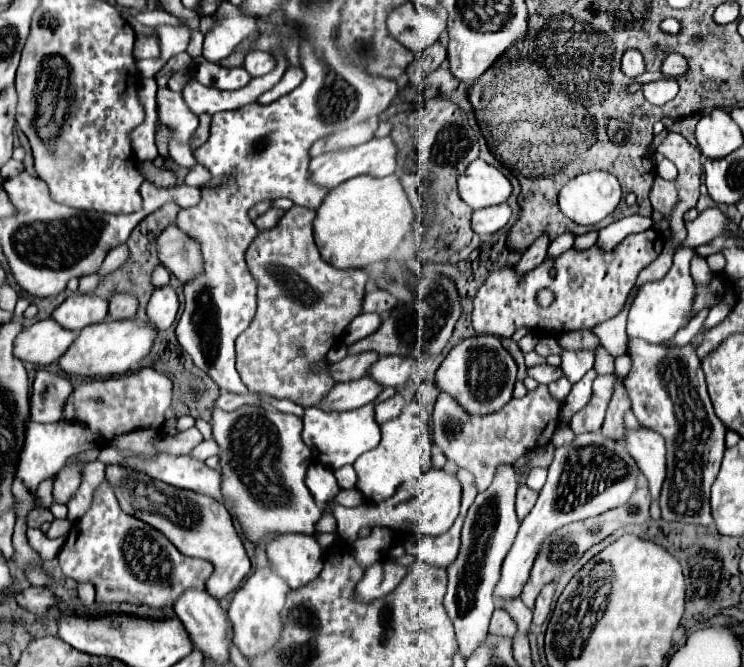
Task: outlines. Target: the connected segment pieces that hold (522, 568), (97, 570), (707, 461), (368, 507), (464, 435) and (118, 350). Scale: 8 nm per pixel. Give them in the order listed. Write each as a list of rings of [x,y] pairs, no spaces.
[[[601,432],[577,434],[571,444],[559,446],[549,466],[549,476],[539,494],[539,500],[533,510],[521,520],[513,548],[503,560],[501,580],[497,582],[493,596],[501,600],[515,600],[529,580],[529,570],[539,554],[541,542],[563,524],[599,516],[611,508],[623,506],[637,490],[639,476],[641,470],[637,468],[633,456],[625,450],[623,442],[609,440],[601,436]]]
[[[107,480],[95,488],[89,510],[73,524],[57,558],[67,578],[95,584],[99,602],[167,606],[191,586],[205,588],[205,580],[213,572],[209,562],[173,552],[173,544],[157,528],[125,514]]]
[[[627,340],[627,354],[631,356],[631,372],[623,380],[627,394],[631,398],[631,408],[641,426],[647,426],[655,432],[659,432],[665,438],[667,446],[667,476],[663,482],[663,490],[659,496],[661,516],[663,520],[677,520],[677,522],[689,522],[699,526],[709,526],[713,522],[711,510],[709,510],[709,490],[711,484],[719,472],[721,458],[725,452],[725,428],[721,420],[717,420],[717,414],[711,406],[705,376],[699,364],[699,356],[691,344],[687,346],[661,346],[661,344],[649,344],[645,340]]]
[[[431,468],[429,472],[423,472],[413,488],[399,488],[389,500],[383,500],[381,504],[361,504],[357,508],[345,508],[345,506],[331,506],[333,516],[337,518],[337,534],[345,542],[355,542],[357,532],[361,528],[375,528],[375,526],[387,526],[395,530],[403,530],[403,522],[411,522],[421,534],[437,536],[451,528],[455,518],[459,516],[461,506],[461,482],[457,480],[457,474],[447,472],[443,468]]]
[[[537,386],[525,398],[509,400],[501,412],[485,416],[473,416],[465,412],[457,400],[453,400],[447,392],[441,392],[433,410],[433,442],[443,450],[447,460],[469,470],[477,480],[479,492],[483,492],[491,484],[497,464],[513,464],[521,454],[537,448],[543,432],[545,444],[551,440],[559,426],[559,408],[561,404],[551,398],[547,386]]]
[[[137,318],[127,320],[105,320],[99,324],[91,324],[83,328],[73,342],[73,346],[61,356],[61,370],[67,374],[99,378],[99,376],[113,376],[137,370],[141,360],[149,356],[157,338],[157,330],[151,322],[141,322]]]

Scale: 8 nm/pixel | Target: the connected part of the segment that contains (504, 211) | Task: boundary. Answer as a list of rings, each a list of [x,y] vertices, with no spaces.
[[[497,204],[497,206],[489,206],[483,210],[475,210],[473,212],[473,230],[479,236],[489,236],[495,234],[497,230],[501,230],[511,218],[511,208],[507,204]]]

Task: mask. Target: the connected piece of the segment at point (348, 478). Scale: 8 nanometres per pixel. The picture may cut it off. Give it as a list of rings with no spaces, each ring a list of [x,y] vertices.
[[[351,464],[335,470],[335,478],[337,478],[337,482],[339,482],[341,488],[355,488],[357,474],[355,474],[355,468]]]

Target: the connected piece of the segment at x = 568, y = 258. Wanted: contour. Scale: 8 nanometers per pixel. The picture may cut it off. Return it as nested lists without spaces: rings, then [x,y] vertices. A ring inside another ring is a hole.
[[[645,230],[629,234],[613,250],[591,246],[587,250],[569,248],[557,258],[543,260],[537,268],[525,276],[517,276],[513,266],[499,268],[489,274],[473,300],[473,328],[479,334],[493,334],[509,338],[519,326],[533,328],[537,334],[549,334],[551,330],[579,330],[591,328],[599,322],[615,318],[633,288],[639,272],[651,264],[663,250],[663,234],[659,230]],[[555,270],[555,274],[551,274]],[[539,288],[551,288],[555,302],[549,308],[541,308],[535,302]]]

